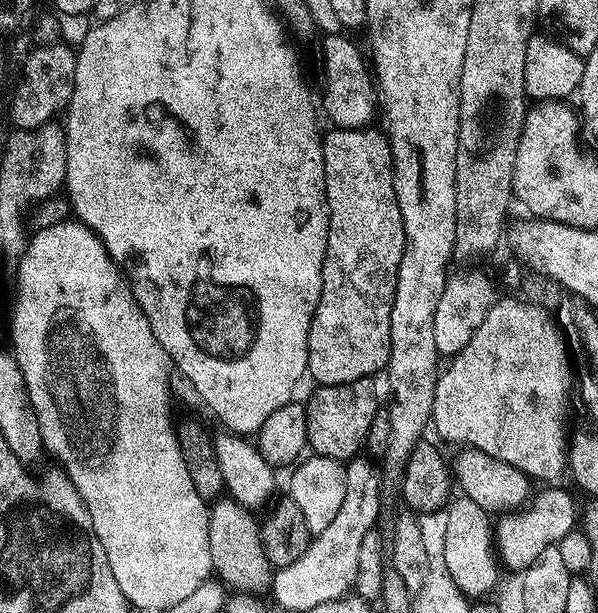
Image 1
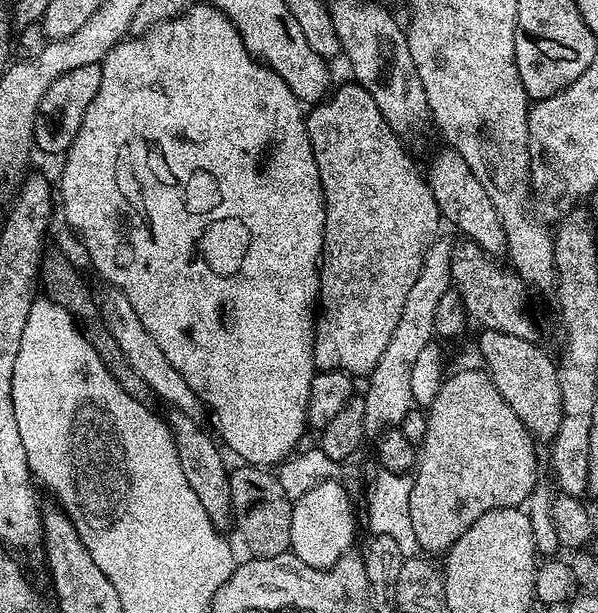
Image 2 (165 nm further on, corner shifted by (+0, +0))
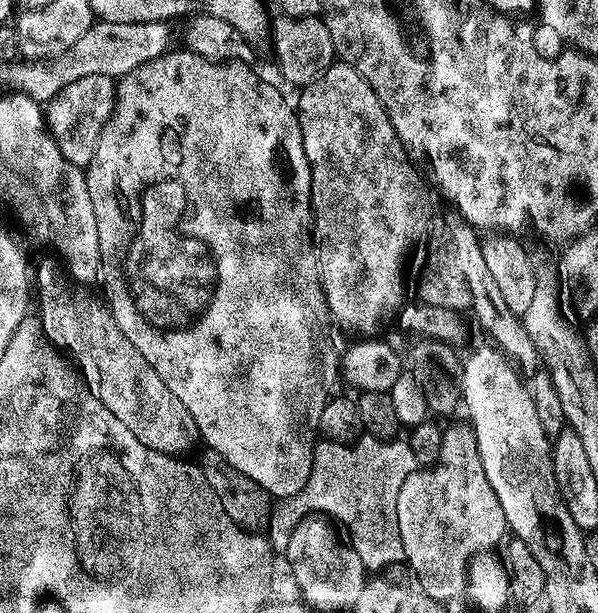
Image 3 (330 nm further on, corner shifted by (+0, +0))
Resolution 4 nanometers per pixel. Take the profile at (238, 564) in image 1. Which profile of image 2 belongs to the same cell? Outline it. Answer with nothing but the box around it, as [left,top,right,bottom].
[166,410,232,529]

